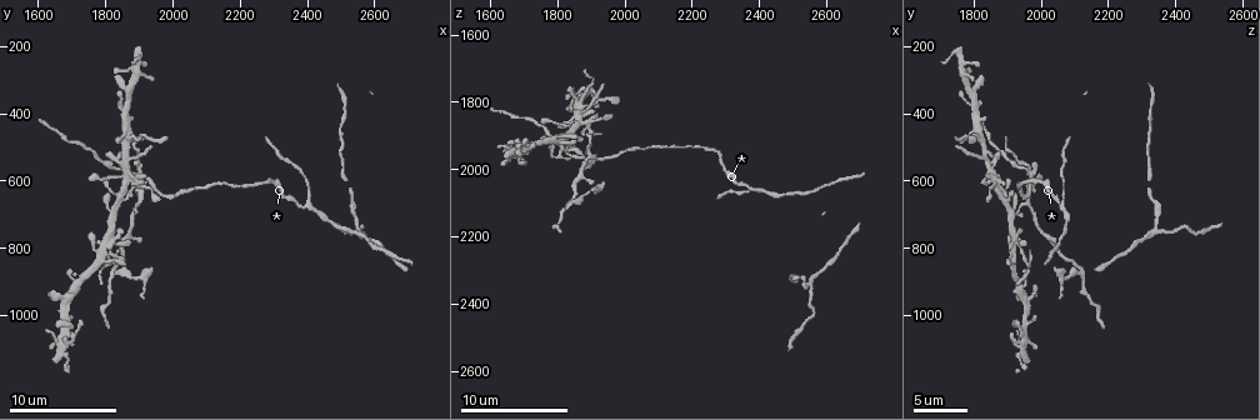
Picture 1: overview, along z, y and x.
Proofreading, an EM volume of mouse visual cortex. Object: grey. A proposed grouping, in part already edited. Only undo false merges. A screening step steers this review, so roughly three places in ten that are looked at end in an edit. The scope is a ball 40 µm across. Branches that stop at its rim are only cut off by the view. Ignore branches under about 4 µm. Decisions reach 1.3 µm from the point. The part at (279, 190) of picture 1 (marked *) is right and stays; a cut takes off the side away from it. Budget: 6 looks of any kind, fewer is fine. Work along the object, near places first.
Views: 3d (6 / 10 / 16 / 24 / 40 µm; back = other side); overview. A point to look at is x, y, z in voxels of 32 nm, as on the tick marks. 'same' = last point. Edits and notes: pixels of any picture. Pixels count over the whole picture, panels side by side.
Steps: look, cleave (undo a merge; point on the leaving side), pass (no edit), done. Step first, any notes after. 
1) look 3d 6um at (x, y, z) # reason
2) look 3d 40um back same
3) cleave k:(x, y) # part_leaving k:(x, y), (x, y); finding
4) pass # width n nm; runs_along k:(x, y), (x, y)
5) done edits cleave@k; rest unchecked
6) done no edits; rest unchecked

look 3d 6um at (2400, 660, 2060) # arms part here

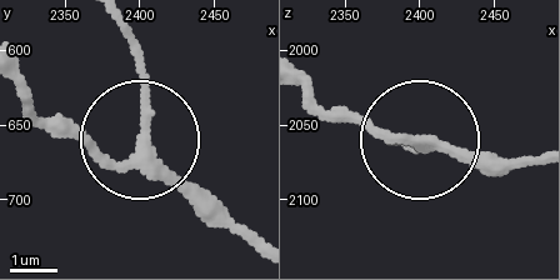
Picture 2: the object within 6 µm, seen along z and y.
pass # arms 3; runs_along 2:(26, 104), (110, 151), (134, 151), (145, 68), (125, 36); continuous, no second neuron

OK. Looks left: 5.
look 3d 6um at (1770, 520, 1890) # three-way junction

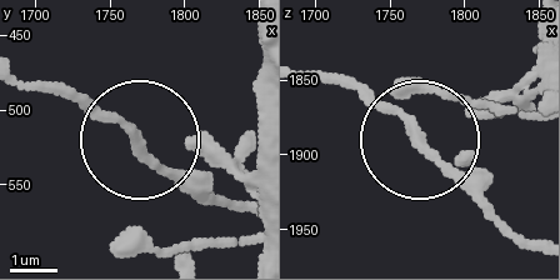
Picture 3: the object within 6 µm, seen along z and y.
look 3d 6um back at (1768, 518, 1886) # other side

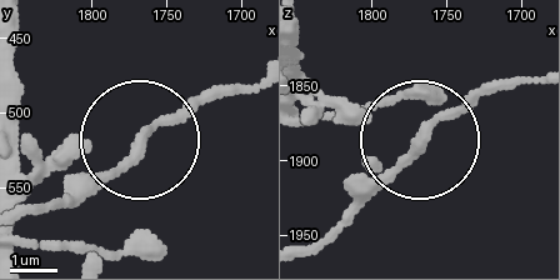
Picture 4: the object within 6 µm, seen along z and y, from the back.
pass # runs_along 4:(306, 248), (438, 125), (505, 80); one neuron here

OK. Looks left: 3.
look 3d 10um at (1800, 790, 1910) # small branch off a trunk

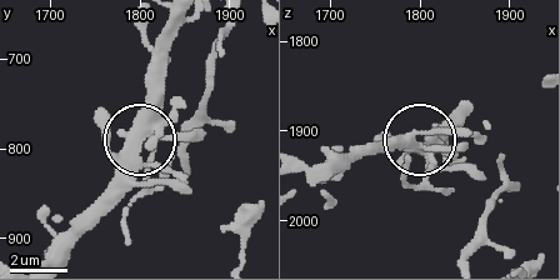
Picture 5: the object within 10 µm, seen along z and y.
look 3d 10um back same # from behind

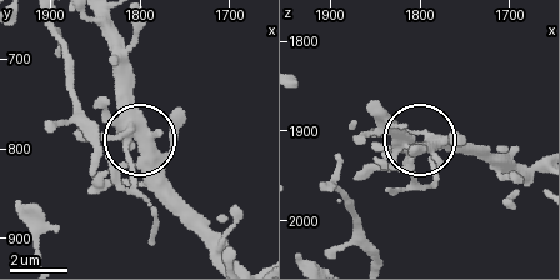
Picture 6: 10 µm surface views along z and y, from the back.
pass # arms 5; runs_along 6:(105, 23), (121, 51), (139, 130), (129, 153), (129, 193); all the same neuron

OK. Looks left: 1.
done no edits; rest unchecked

